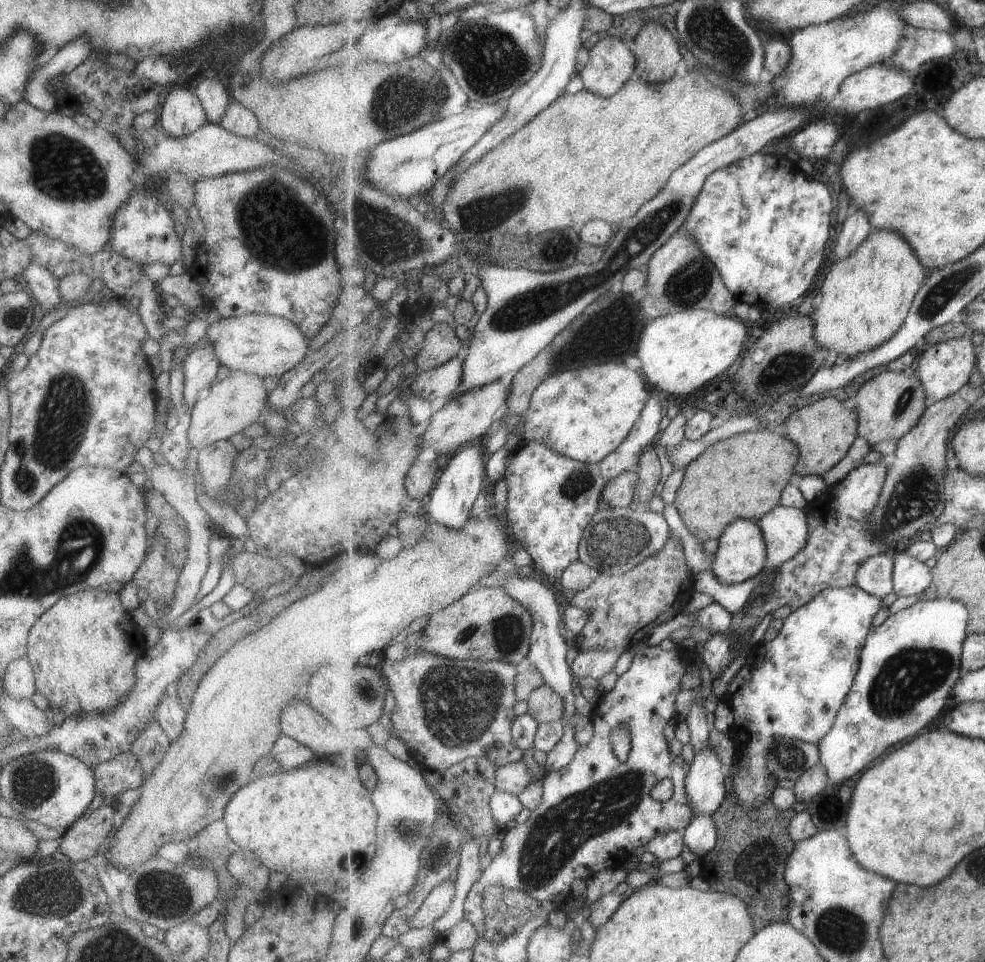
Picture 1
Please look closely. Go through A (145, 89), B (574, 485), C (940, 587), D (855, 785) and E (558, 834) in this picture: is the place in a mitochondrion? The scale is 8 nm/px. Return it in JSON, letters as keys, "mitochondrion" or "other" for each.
{"A":"other","B":"mitochondrion","C":"other","D":"other","E":"mitochondrion"}

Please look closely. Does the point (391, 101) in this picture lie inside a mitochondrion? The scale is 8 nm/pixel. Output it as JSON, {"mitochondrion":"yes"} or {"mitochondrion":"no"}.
{"mitochondrion":"yes"}

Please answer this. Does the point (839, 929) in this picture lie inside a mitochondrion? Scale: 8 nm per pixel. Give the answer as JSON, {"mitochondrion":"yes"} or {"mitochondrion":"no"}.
{"mitochondrion":"yes"}

